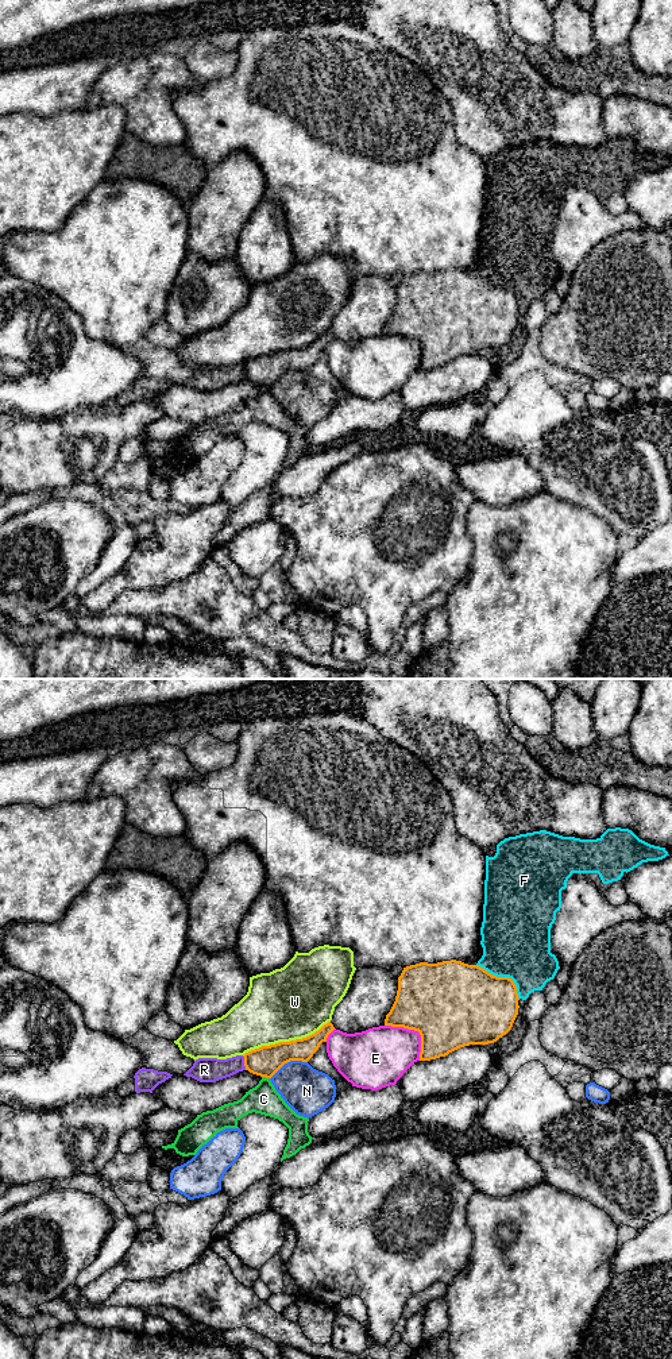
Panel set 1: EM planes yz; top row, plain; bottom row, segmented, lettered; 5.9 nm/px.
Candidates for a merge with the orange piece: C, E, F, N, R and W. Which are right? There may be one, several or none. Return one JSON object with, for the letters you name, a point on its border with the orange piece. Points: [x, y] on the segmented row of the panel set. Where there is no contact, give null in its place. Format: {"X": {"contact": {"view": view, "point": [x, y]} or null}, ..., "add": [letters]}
{"add": []}

